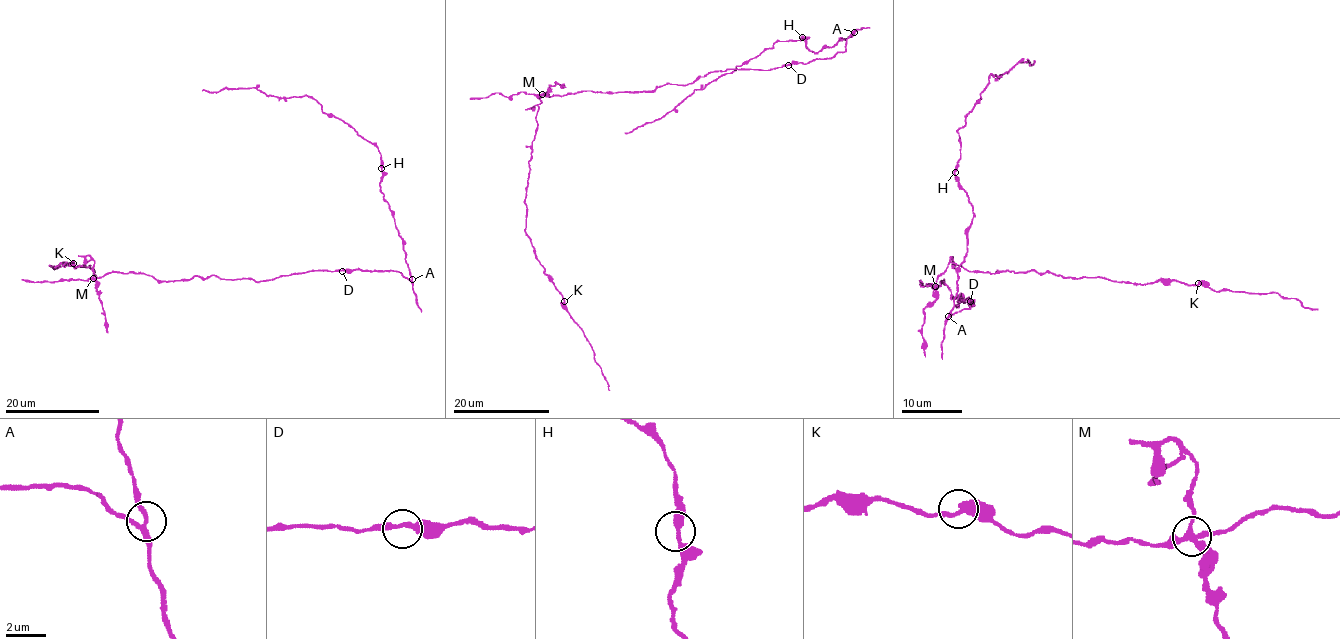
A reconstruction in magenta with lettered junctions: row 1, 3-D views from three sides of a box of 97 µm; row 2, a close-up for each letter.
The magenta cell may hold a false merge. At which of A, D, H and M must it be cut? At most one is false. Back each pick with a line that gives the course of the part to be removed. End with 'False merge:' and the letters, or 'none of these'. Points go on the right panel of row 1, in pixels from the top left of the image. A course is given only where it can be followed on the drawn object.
M: course (935, 286), (950, 262), (992, 273), (1037, 270), (1278, 292), (1318, 309)
False merge: M

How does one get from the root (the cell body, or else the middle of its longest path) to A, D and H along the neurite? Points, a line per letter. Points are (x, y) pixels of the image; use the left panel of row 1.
A: (264, 281), (310, 271), (362, 269), (398, 271), (412, 279)
D: (264, 281), (310, 271), (342, 271)
H: (264, 281), (310, 271), (362, 269), (398, 271), (411, 280), (403, 238), (381, 191), (381, 168)

